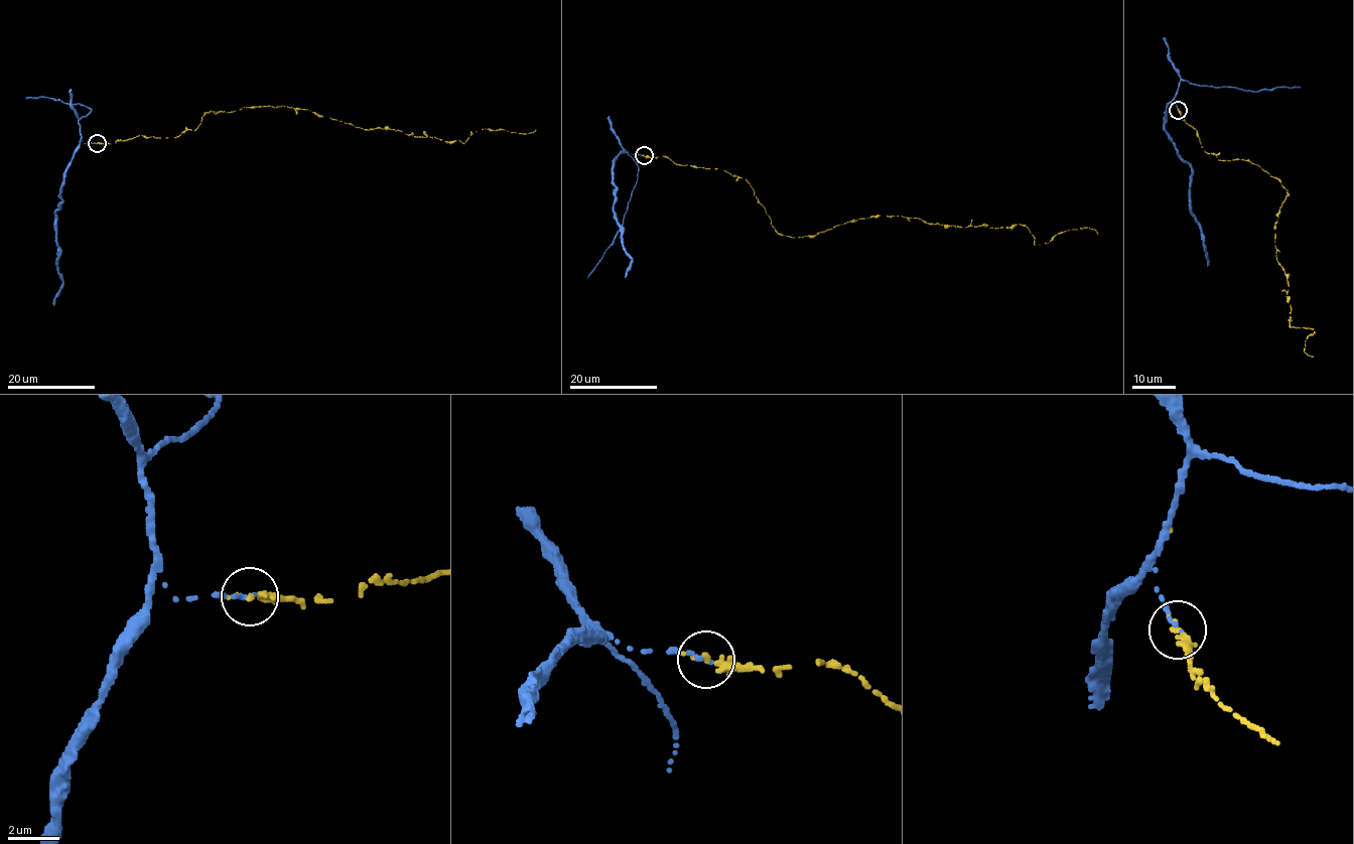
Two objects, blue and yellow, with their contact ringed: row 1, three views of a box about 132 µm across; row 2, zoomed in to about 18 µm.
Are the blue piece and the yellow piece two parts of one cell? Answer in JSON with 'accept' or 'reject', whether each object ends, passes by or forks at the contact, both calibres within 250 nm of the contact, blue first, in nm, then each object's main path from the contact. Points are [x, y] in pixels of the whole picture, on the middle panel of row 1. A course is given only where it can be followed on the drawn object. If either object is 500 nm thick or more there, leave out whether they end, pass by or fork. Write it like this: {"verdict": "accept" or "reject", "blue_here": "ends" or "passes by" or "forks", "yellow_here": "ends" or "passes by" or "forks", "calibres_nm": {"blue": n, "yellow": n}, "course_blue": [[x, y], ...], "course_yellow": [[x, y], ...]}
{"verdict": "accept", "blue_here": "ends", "yellow_here": "ends", "calibres_nm": {"blue": 190, "yellow": 280}, "course_blue": [[643, 156], [621, 152], [614, 160], [617, 189], [614, 210], [623, 245], [632, 261], [626, 277]], "course_yellow": [[643, 156], [746, 179], [785, 236], [879, 215], [965, 228], [1020, 224], [1035, 245], [1083, 227], [1097, 233]]}

